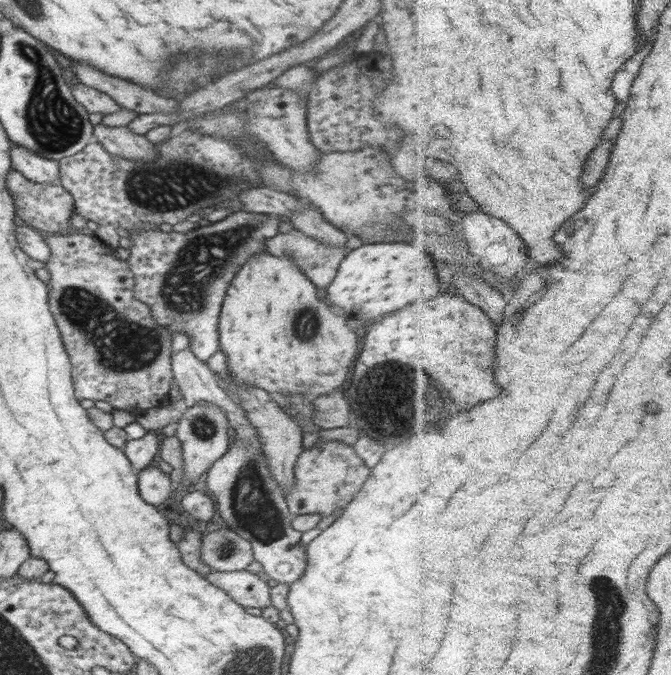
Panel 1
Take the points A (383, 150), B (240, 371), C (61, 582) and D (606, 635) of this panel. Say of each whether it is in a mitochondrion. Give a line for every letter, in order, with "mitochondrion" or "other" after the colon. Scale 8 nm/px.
A: other
B: other
C: other
D: mitochondrion

